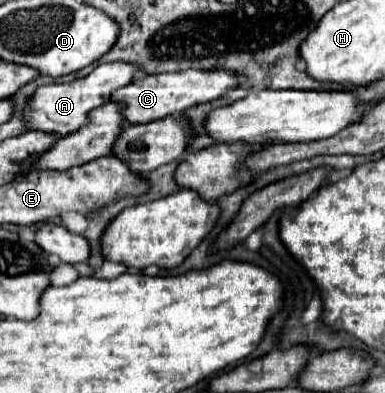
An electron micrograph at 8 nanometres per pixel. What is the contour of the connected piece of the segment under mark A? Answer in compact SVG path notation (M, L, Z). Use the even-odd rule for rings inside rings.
M111 62L111 64L99 64L85 78L41 86L35 90L29 106L25 108L25 126L31 130L43 130L43 132L55 132L59 136L67 136L79 130L81 126L89 124L89 112L93 108L107 104L111 100L113 90L127 86L135 76L139 76L139 70L141 70L139 64Z

